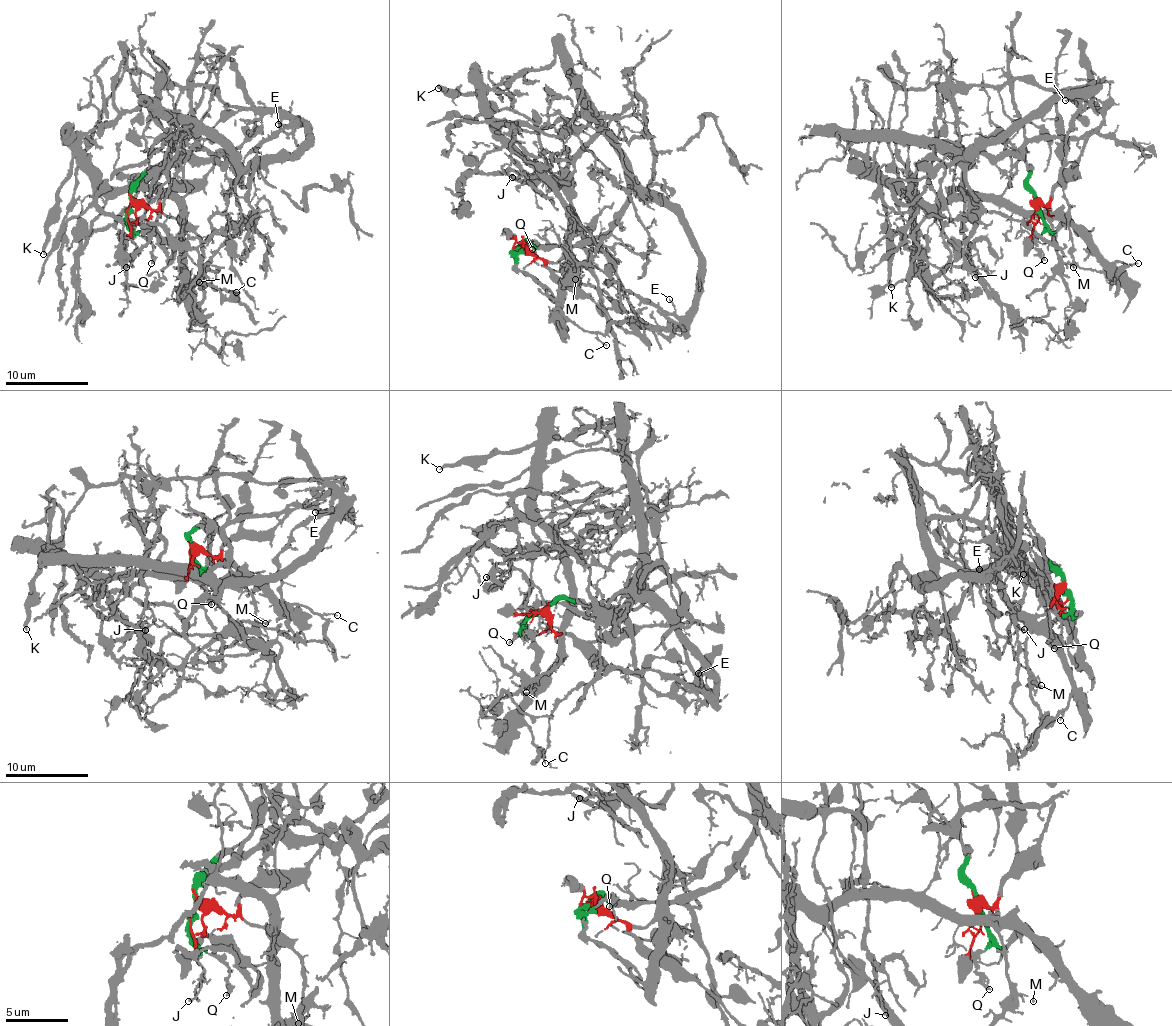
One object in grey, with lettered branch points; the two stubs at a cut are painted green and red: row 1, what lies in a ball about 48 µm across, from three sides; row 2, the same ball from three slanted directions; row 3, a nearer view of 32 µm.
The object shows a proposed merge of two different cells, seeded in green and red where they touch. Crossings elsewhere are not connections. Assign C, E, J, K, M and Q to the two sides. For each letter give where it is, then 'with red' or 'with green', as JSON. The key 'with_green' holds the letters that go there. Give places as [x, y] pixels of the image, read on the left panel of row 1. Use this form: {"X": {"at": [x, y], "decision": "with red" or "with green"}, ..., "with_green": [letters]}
{"C": {"at": [236, 292], "decision": "with red"}, "E": {"at": [278, 124], "decision": "with green"}, "J": {"at": [126, 267], "decision": "with green"}, "K": {"at": [43, 254], "decision": "with red"}, "M": {"at": [199, 282], "decision": "with red"}, "Q": {"at": [151, 263], "decision": "with green"}, "with_green": ["E", "J", "Q"]}

